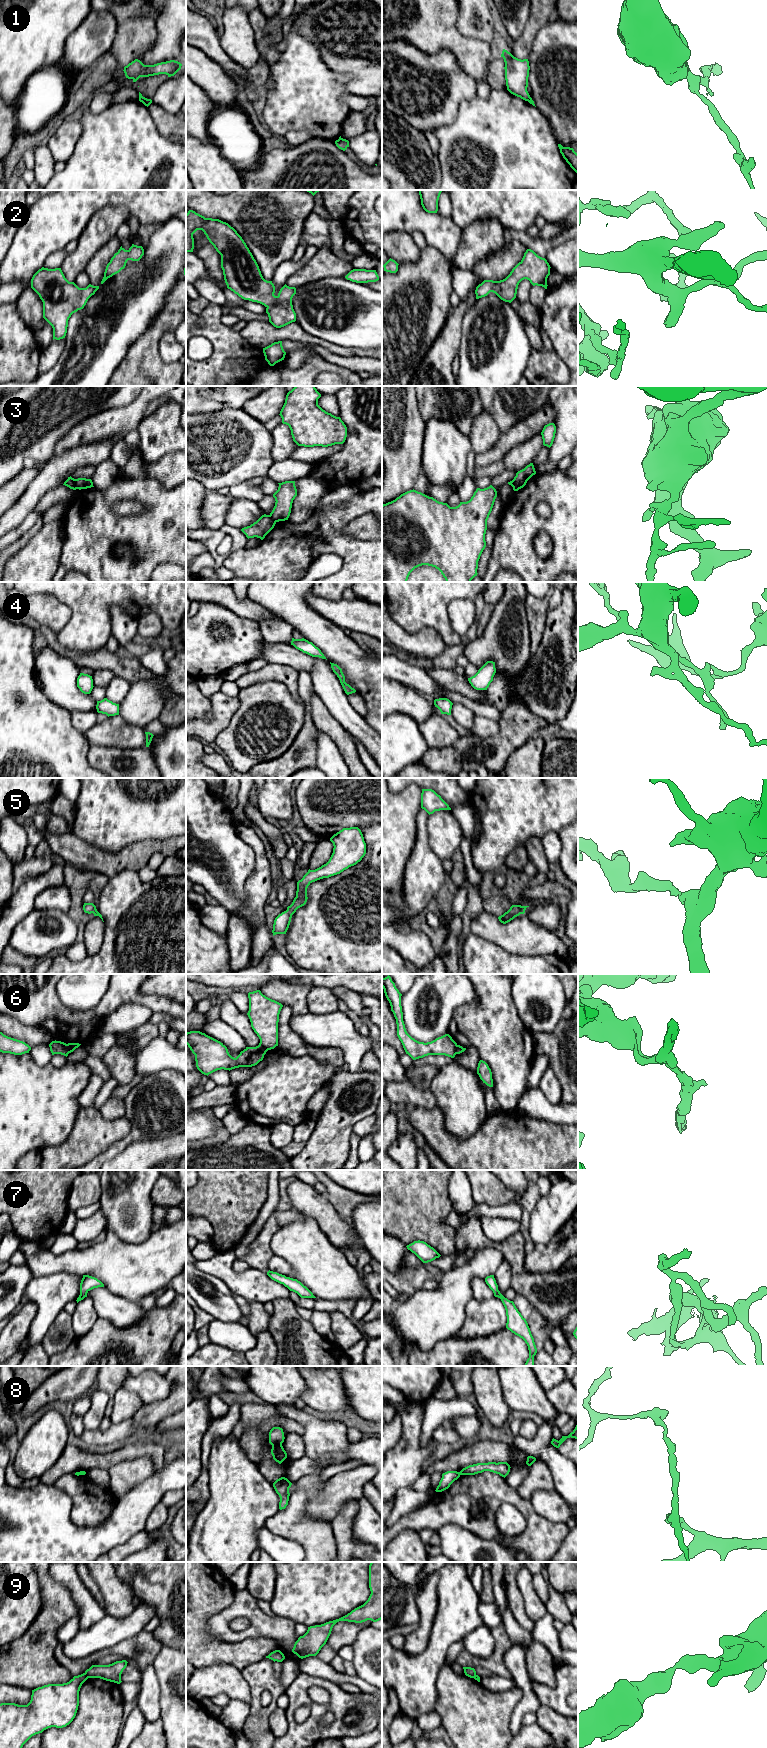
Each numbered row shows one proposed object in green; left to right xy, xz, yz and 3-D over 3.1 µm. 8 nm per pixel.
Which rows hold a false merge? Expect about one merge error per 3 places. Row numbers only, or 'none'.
1, 3, 6, 8, 9

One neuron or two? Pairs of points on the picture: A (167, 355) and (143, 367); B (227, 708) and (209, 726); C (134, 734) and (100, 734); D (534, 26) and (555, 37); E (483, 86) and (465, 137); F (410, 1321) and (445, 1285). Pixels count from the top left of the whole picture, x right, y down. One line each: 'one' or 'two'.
A: two
B: one
C: one
D: two
E: two
F: one

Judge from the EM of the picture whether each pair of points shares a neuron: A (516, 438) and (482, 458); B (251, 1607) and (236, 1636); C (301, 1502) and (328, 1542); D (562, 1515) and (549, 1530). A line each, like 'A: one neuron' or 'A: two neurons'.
A: one neuron
B: one neuron
C: one neuron
D: two neurons

